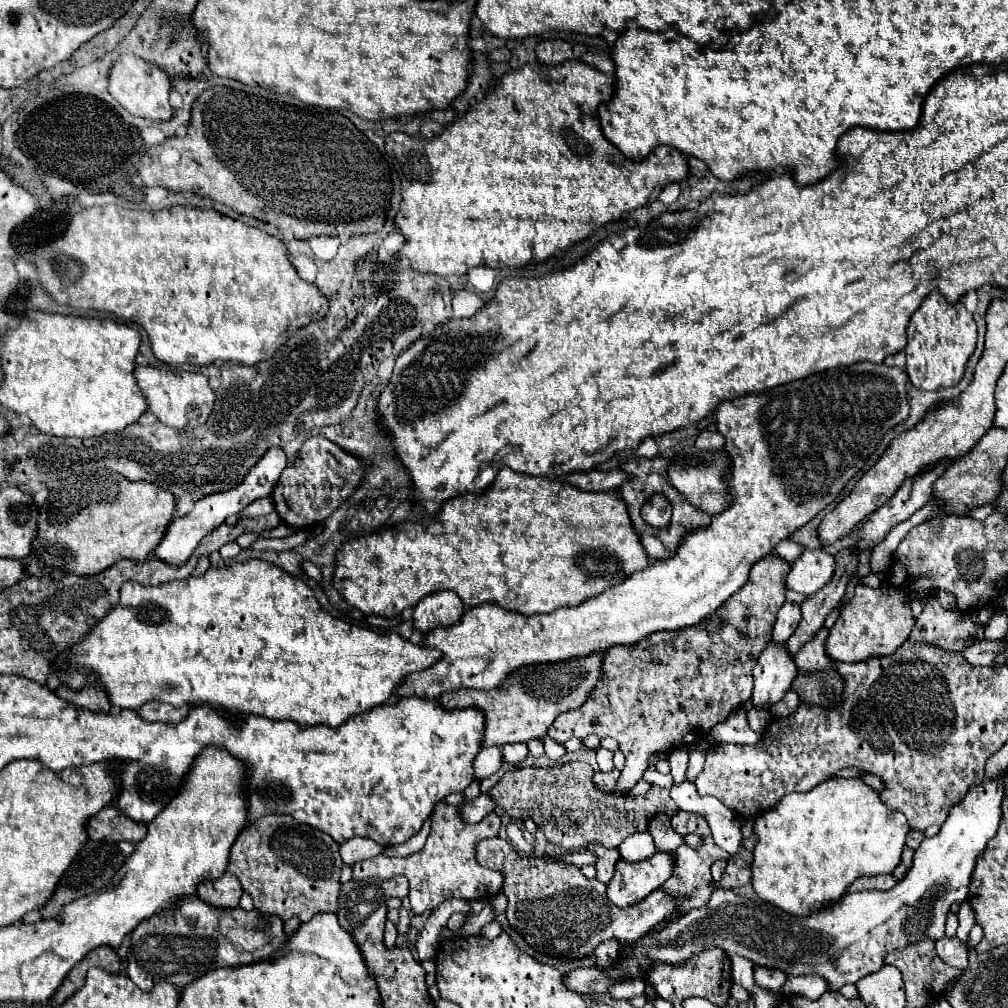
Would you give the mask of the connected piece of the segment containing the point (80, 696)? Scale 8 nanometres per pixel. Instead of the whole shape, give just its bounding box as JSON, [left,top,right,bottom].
[54,682,112,712]

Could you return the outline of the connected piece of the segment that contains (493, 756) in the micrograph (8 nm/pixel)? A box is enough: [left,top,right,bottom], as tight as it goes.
[474,748,502,780]

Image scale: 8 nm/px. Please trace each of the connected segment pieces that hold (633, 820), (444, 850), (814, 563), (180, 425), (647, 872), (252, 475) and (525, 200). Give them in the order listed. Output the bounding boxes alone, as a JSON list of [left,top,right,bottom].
[[488,762,676,850],[352,802,504,914],[786,550,834,596],[136,366,216,430],[606,852,674,908],[154,446,288,566],[386,60,690,276]]

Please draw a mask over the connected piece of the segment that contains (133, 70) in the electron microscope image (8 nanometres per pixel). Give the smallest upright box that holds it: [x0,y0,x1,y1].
[110,54,174,120]

